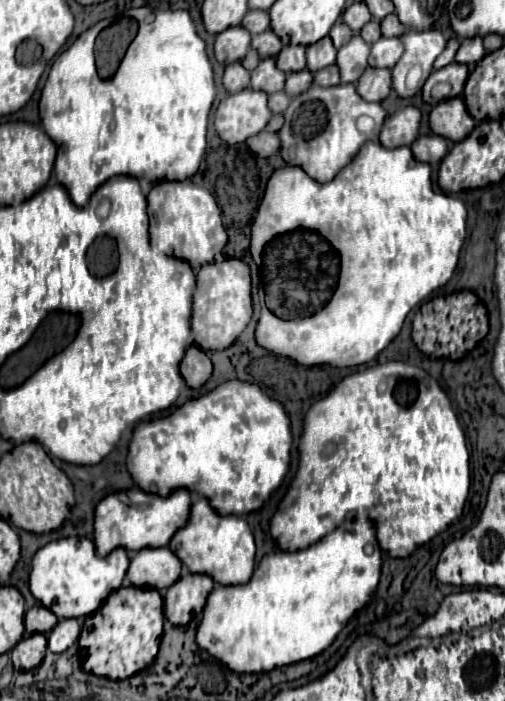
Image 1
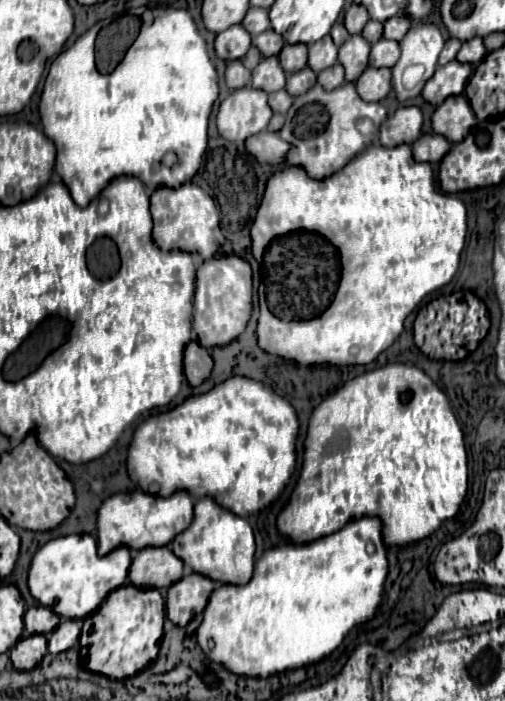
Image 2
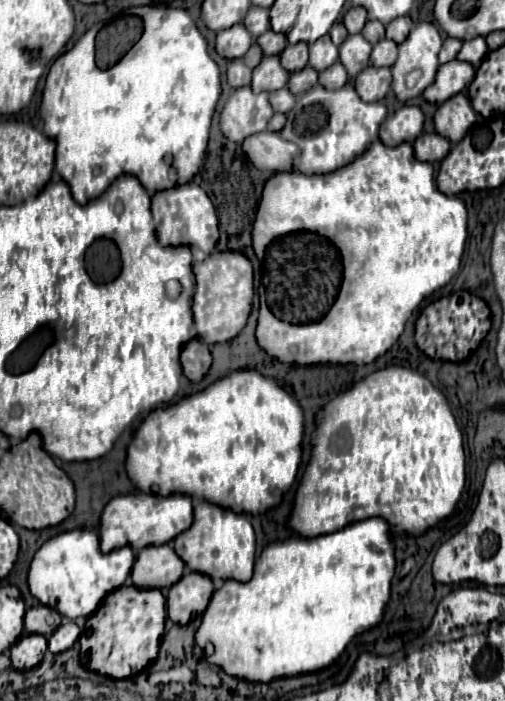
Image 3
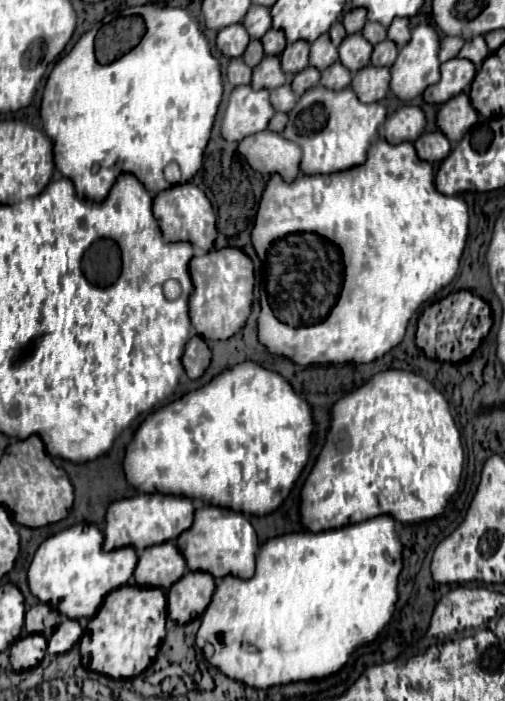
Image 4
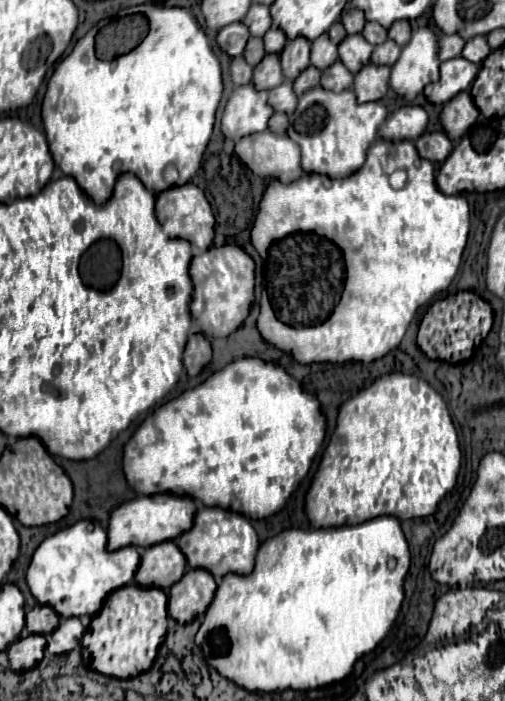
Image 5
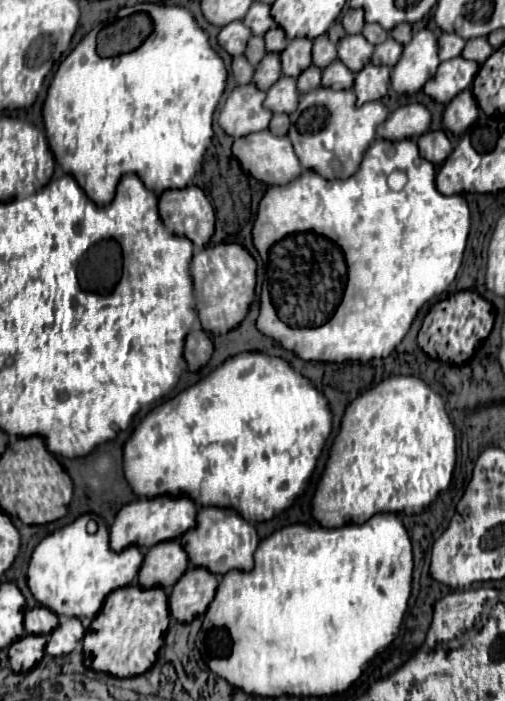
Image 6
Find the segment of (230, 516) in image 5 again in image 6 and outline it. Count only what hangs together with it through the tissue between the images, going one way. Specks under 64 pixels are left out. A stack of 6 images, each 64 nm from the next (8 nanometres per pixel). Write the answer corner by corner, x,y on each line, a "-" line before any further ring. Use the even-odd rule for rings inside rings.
202,508
198,512
196,526
190,528
180,540
186,550
188,560
196,568
206,568
216,576
224,576
230,570
250,570
254,566
254,552
258,548
258,534
250,522
246,522
238,512
230,508

